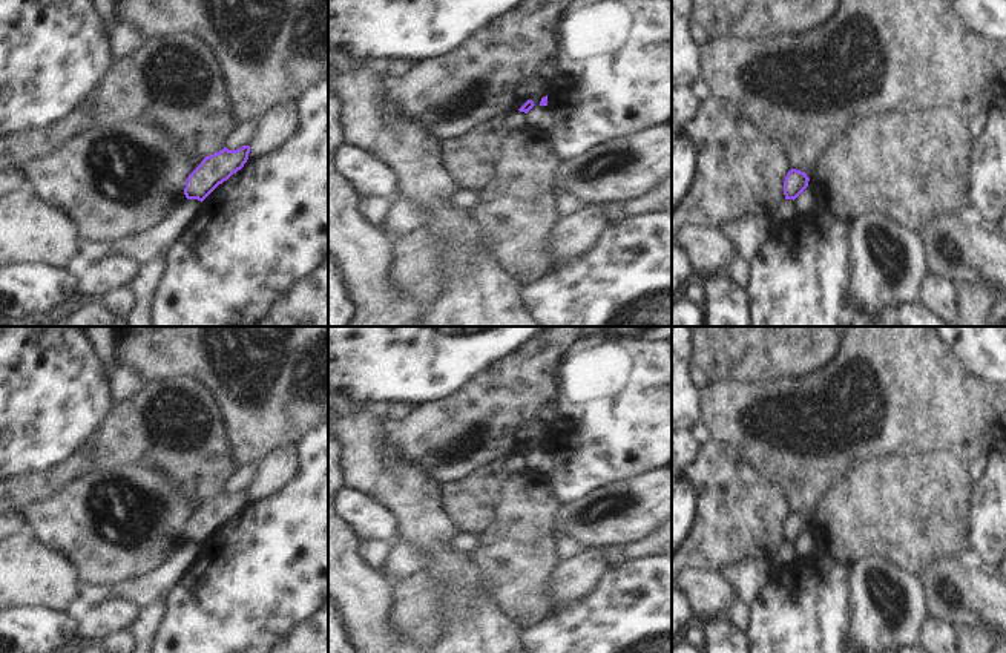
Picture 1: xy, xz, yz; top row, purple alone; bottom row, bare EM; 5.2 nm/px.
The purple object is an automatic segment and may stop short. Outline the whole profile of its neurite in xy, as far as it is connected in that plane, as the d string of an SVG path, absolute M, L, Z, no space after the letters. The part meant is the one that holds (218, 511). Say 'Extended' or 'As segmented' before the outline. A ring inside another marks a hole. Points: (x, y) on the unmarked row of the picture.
As segmented. M242 489L236 494L224 491L205 500L186 524L186 541L202 546L219 527L244 510L248 497L250 489Z

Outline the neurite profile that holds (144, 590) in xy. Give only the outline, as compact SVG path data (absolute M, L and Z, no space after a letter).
M186 543L172 559L147 576L135 576L115 586L83 582L80 598L89 607L124 598L146 609L167 599L178 589L199 559L201 550L202 546L198 543Z

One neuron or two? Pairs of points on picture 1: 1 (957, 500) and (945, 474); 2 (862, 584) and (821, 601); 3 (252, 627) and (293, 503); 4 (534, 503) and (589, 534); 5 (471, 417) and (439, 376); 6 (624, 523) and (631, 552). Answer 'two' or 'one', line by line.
1: one
2: two
3: one
4: two
5: two
6: two

